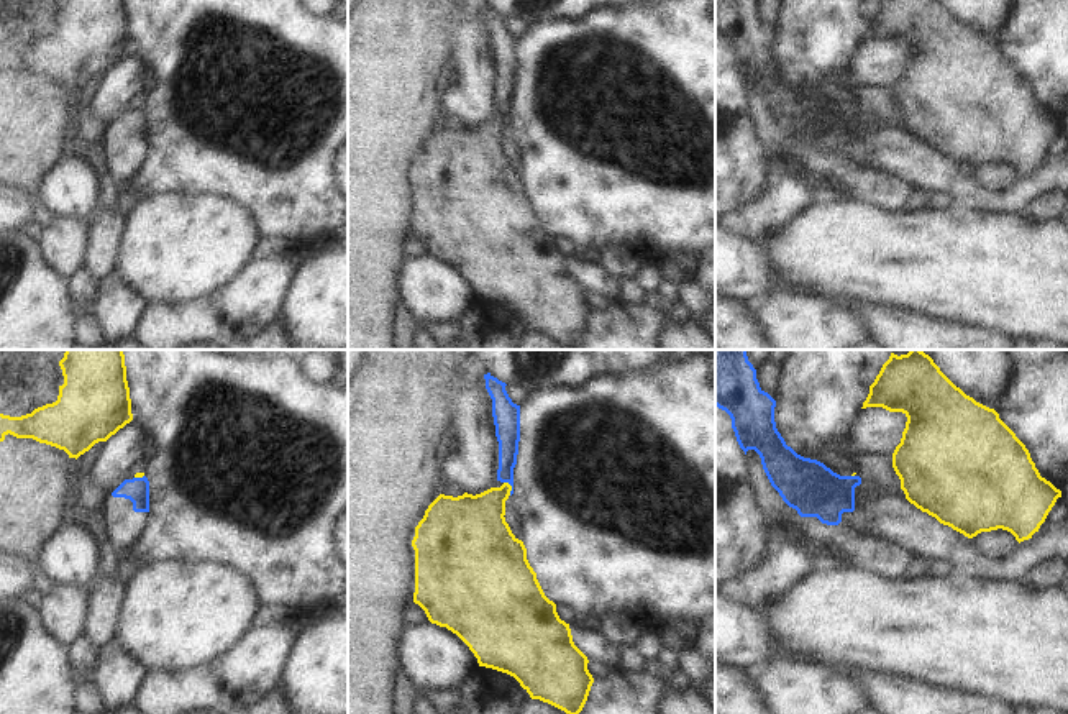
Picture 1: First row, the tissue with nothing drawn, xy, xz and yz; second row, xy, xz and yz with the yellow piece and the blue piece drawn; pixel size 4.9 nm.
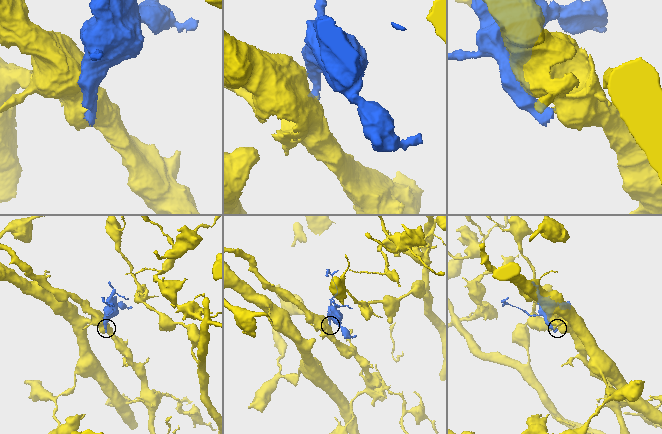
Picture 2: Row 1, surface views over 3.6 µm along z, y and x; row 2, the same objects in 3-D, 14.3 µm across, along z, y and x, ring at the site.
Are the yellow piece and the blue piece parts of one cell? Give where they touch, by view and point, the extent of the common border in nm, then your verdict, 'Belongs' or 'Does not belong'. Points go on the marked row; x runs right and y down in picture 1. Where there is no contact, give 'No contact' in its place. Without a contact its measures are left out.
Touches yellow at xz (511, 488). Shared border 80 nm. Does not belong

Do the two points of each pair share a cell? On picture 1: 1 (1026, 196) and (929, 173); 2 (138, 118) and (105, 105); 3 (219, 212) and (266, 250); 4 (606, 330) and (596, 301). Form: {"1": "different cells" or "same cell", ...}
{"1": "same cell", "2": "different cells", "3": "different cells", "4": "different cells"}

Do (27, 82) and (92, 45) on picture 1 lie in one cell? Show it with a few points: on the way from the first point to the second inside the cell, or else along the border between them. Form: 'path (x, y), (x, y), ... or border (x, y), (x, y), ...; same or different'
border (17, 69), (31, 69), (54, 77), (69, 91); different

